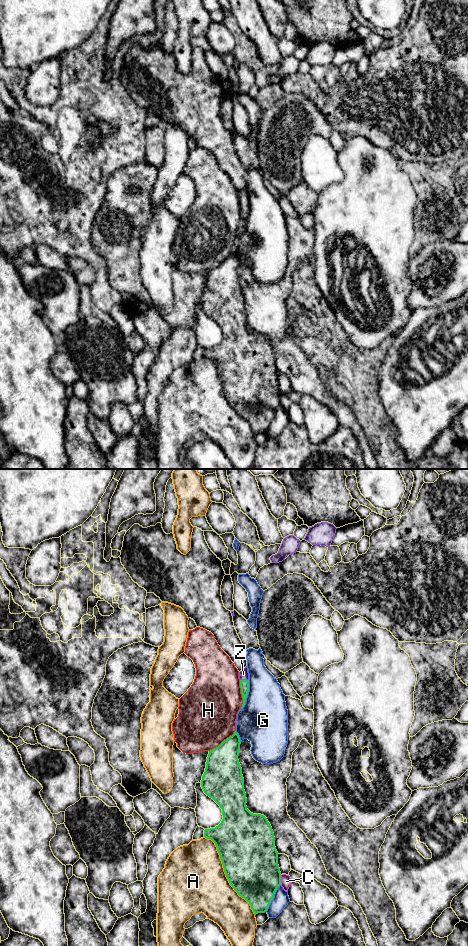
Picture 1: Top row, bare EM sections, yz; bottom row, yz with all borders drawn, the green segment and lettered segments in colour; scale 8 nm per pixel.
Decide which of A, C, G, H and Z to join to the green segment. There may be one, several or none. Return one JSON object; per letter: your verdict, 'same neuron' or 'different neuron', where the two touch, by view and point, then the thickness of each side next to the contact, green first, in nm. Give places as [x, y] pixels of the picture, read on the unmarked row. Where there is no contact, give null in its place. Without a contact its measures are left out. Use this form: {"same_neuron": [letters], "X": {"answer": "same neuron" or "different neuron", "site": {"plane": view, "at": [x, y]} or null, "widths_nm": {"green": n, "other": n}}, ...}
{"same_neuron": ["Z"], "A": {"answer": "different neuron", "site": {"plane": "yz", "at": [225, 393]}, "widths_nm": {"green": 440, "other": 500}}, "C": {"answer": "different neuron", "site": {"plane": "yz", "at": [280, 400]}, "widths_nm": {"green": 420, "other": 90}}, "G": {"answer": "different neuron", "site": {"plane": "yz", "at": [246, 216]}, "widths_nm": {"green": 80, "other": 400}}, "H": {"answer": "different neuron", "site": {"plane": "yz", "at": [242, 215]}, "widths_nm": {"green": 80, "other": 440}}, "Z": {"answer": "same neuron", "site": {"plane": "yz", "at": [244, 200]}, "widths_nm": {"green": 80, "other": 80}}}

